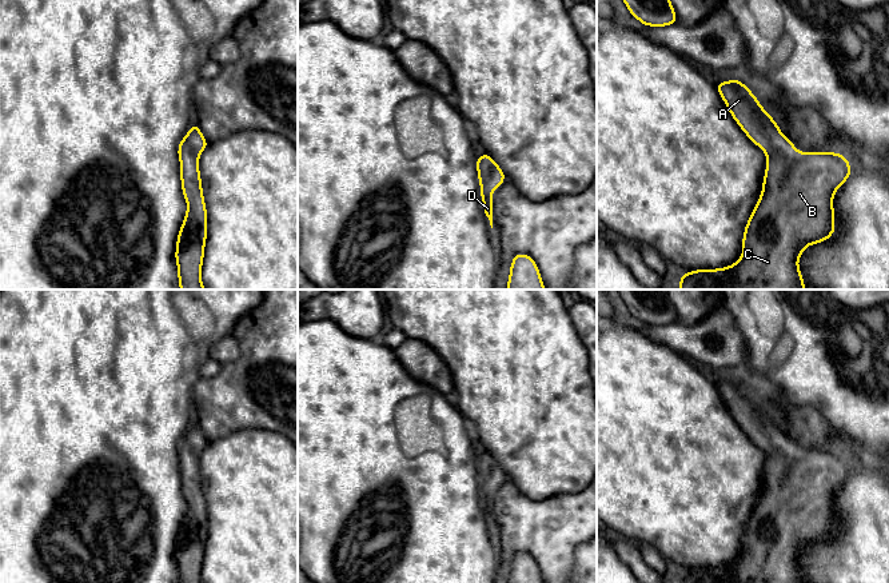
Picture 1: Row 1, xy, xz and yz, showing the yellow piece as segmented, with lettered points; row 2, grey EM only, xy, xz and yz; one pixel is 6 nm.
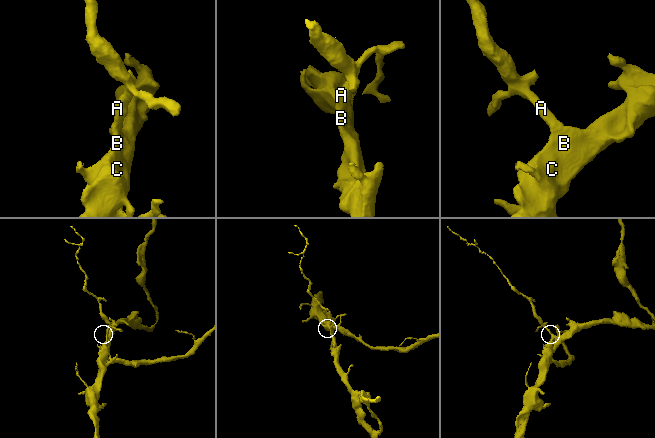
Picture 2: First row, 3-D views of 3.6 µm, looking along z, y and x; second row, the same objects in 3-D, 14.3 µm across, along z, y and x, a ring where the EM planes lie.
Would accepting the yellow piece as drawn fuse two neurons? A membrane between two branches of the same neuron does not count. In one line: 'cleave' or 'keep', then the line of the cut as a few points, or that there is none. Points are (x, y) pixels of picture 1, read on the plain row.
keep | no cut

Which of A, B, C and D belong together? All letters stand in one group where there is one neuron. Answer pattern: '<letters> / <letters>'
A B C D

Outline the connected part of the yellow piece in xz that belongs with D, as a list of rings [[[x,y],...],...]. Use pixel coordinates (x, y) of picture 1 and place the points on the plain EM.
[[[482,452],[475,459],[477,472],[481,486],[481,499],[483,510],[490,519],[493,527],[493,491],[503,483],[507,478],[502,467],[497,460],[487,452]]]

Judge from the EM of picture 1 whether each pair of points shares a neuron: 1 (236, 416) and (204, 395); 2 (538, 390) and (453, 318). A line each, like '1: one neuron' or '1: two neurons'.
1: one neuron
2: one neuron

